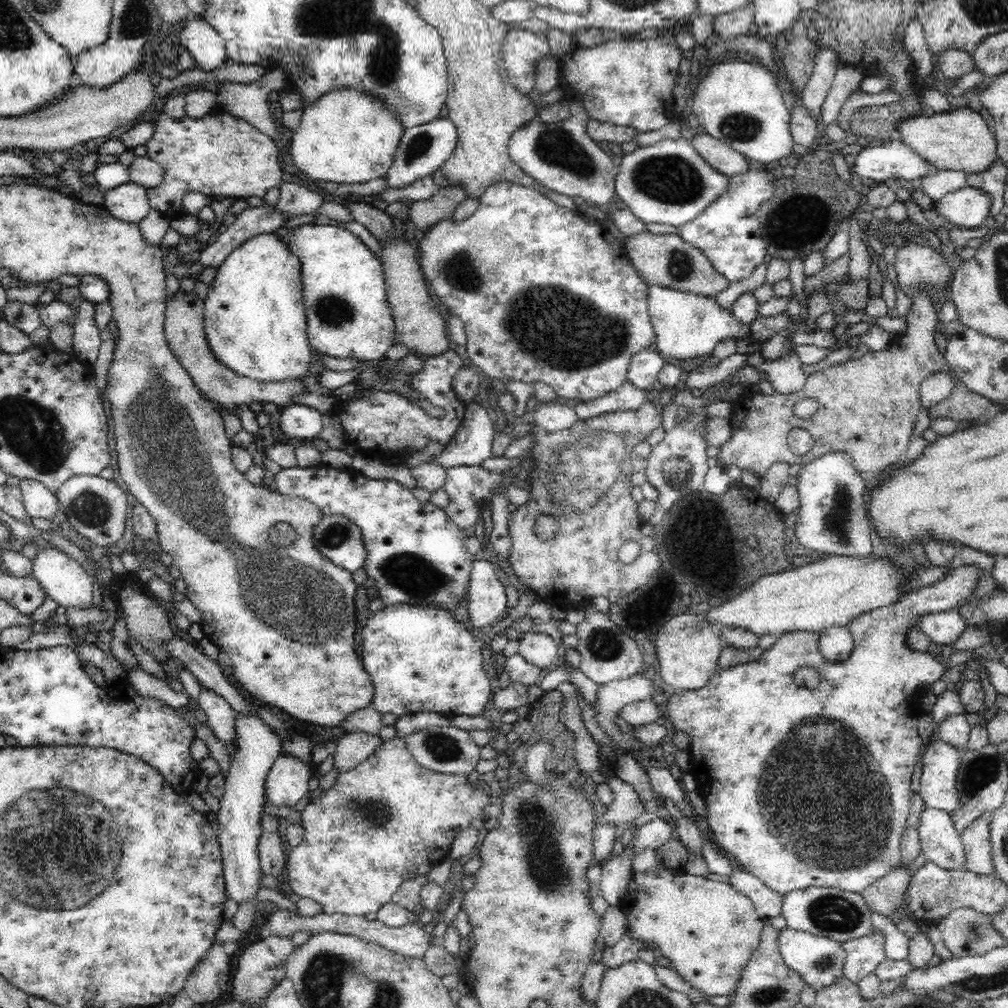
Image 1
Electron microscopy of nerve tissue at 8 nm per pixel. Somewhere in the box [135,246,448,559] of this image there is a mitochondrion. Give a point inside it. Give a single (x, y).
(332, 310)

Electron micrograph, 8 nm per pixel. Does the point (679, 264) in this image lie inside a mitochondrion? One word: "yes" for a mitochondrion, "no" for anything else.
yes

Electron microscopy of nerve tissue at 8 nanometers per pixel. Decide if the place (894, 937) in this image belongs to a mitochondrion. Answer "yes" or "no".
no

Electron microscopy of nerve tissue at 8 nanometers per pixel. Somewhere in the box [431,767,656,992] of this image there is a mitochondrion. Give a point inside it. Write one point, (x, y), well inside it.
(538, 832)

